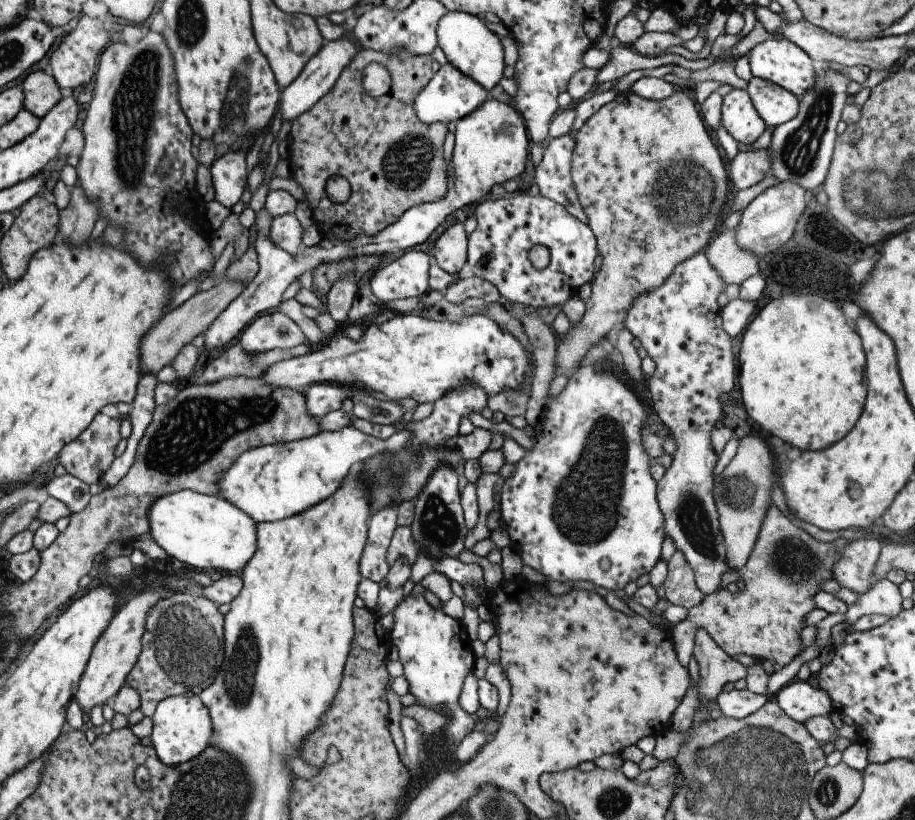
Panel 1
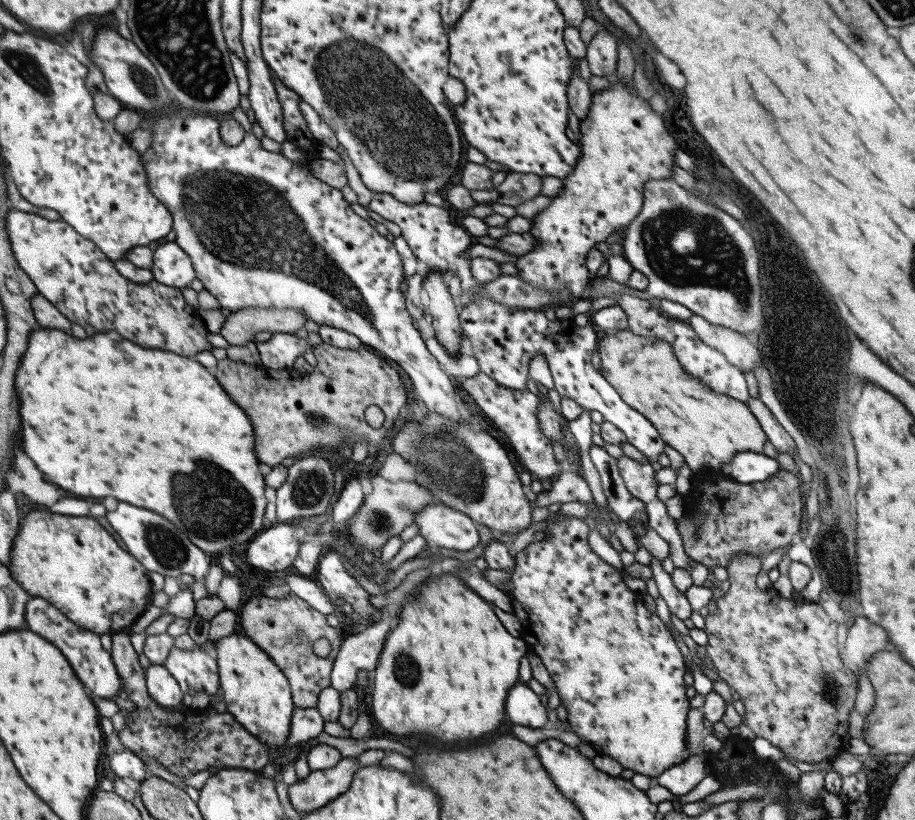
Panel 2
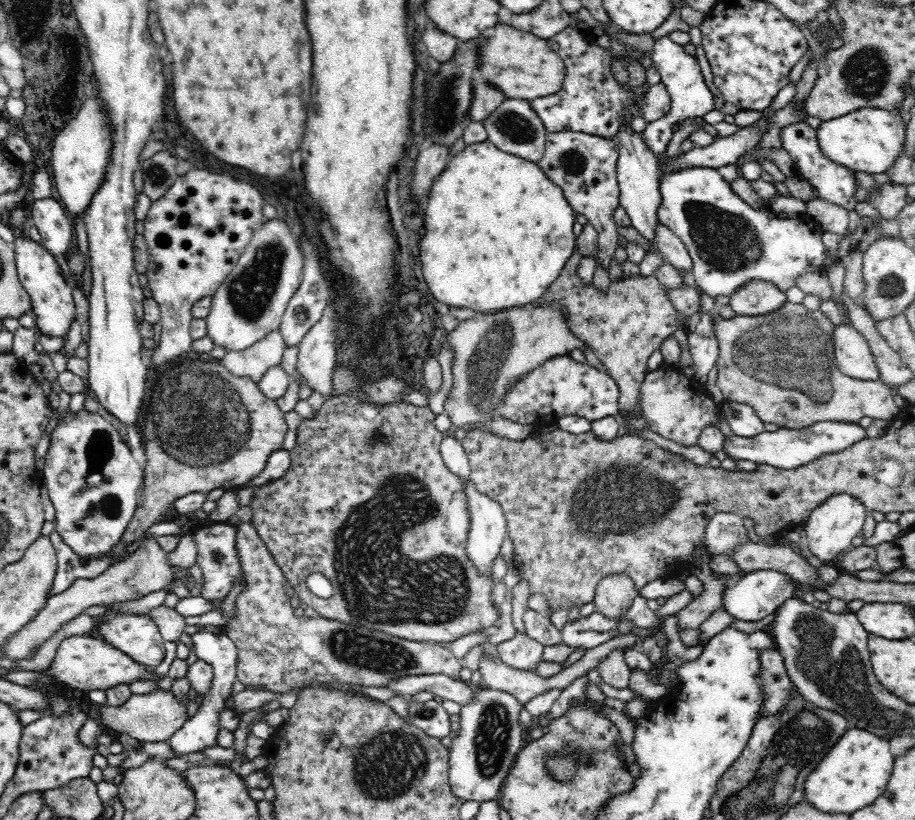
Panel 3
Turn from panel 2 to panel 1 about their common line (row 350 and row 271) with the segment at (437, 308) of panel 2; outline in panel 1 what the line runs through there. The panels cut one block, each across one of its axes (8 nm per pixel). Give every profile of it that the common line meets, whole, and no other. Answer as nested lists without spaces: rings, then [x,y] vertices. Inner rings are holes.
[[[463,222],[447,228],[435,242],[431,258],[439,264],[443,272],[457,276],[461,266],[467,262],[467,242],[469,236],[463,232]]]

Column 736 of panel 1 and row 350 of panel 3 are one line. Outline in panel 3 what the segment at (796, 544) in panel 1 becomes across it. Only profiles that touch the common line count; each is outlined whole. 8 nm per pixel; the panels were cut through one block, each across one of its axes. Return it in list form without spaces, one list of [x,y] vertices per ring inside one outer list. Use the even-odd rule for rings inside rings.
[[[574,250],[574,256],[566,262],[564,272],[560,272],[558,280],[552,282],[548,292],[538,300],[538,306],[560,306],[564,318],[568,318],[570,332],[594,350],[596,358],[608,368],[608,376],[612,376],[618,384],[620,414],[642,416],[640,388],[648,374],[646,362],[654,350],[660,350],[664,340],[674,336],[678,330],[676,318],[680,318],[680,314],[672,306],[670,296],[664,292],[664,284],[660,284],[656,276],[622,278],[620,282],[614,282],[608,292],[594,288],[594,284],[582,284],[584,280],[578,276],[582,258],[584,256]]]

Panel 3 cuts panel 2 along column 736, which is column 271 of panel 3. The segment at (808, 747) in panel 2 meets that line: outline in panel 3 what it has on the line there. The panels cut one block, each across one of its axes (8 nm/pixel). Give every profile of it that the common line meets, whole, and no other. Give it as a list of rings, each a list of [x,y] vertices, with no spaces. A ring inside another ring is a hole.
[[[238,524],[238,556],[244,568],[246,576],[246,590],[236,598],[236,612],[234,618],[228,620],[228,624],[222,628],[226,636],[236,644],[238,648],[238,680],[244,686],[264,686],[268,692],[284,694],[292,688],[310,686],[312,682],[344,682],[344,684],[356,684],[356,686],[376,686],[376,688],[388,688],[392,680],[398,680],[402,676],[450,676],[454,680],[460,678],[460,660],[454,658],[454,652],[448,652],[446,648],[440,648],[440,644],[430,642],[418,642],[418,640],[402,640],[398,636],[386,634],[386,632],[374,632],[370,628],[358,626],[358,624],[344,624],[336,620],[326,620],[320,616],[314,618],[298,618],[294,614],[294,608],[290,604],[290,598],[286,596],[284,582],[286,576],[276,564],[272,552],[264,546],[262,538],[258,536],[258,530],[254,524]]]

